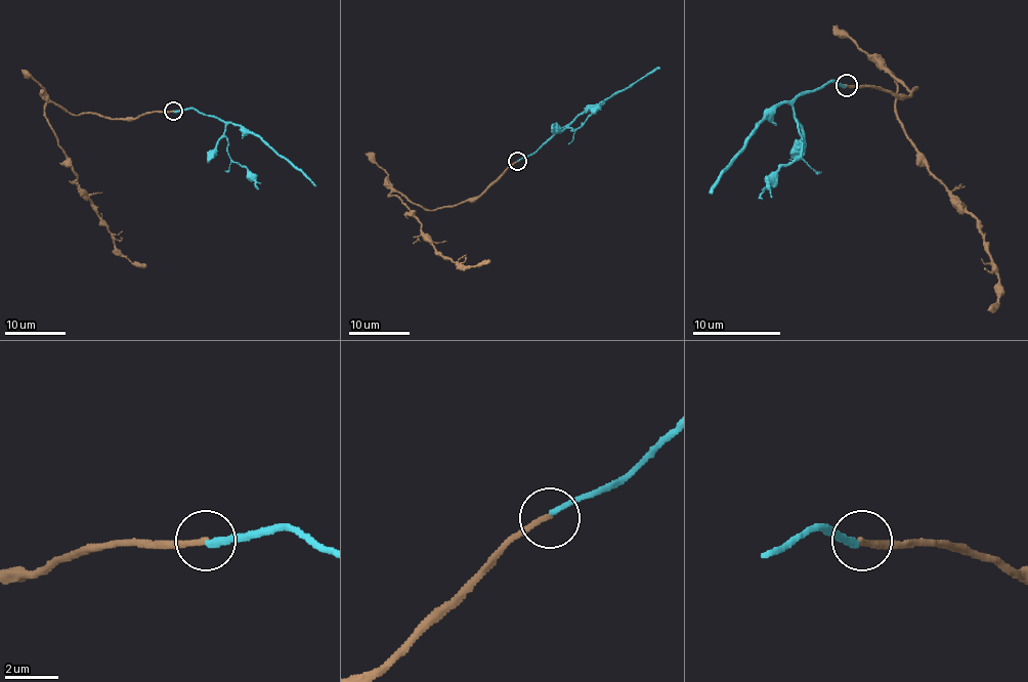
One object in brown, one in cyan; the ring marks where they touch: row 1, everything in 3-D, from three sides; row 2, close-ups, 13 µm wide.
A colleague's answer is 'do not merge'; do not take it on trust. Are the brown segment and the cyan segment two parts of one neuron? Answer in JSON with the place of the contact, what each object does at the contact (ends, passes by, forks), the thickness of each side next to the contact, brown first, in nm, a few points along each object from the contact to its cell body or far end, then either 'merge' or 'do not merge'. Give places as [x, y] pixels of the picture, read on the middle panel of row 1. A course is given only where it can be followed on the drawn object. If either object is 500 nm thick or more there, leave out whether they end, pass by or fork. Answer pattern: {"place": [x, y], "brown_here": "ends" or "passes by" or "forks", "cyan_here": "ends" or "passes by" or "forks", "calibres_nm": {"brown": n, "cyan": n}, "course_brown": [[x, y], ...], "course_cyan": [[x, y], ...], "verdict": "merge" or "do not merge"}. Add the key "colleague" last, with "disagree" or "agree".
{"place": [517, 161], "brown_here": "ends", "cyan_here": "ends", "calibres_nm": {"brown": 220, "cyan": 220}, "course_brown": [[517, 162], [477, 197], [435, 210], [397, 192], [388, 197], [395, 195], [420, 232], [458, 266], [489, 262]], "course_cyan": [[517, 160], [533, 154], [576, 118], [659, 67]], "verdict": "do not merge", "colleague": "agree"}

